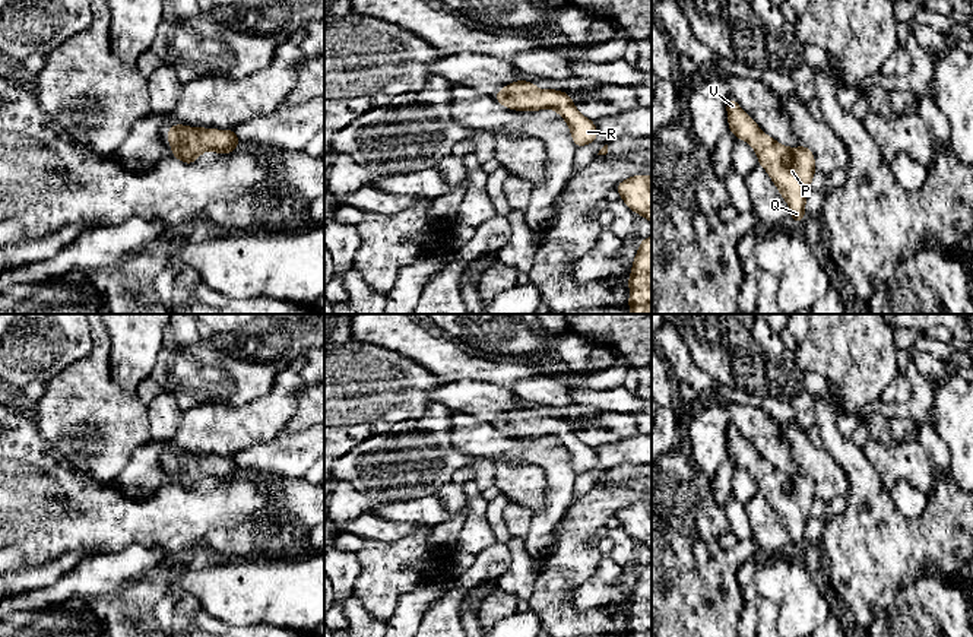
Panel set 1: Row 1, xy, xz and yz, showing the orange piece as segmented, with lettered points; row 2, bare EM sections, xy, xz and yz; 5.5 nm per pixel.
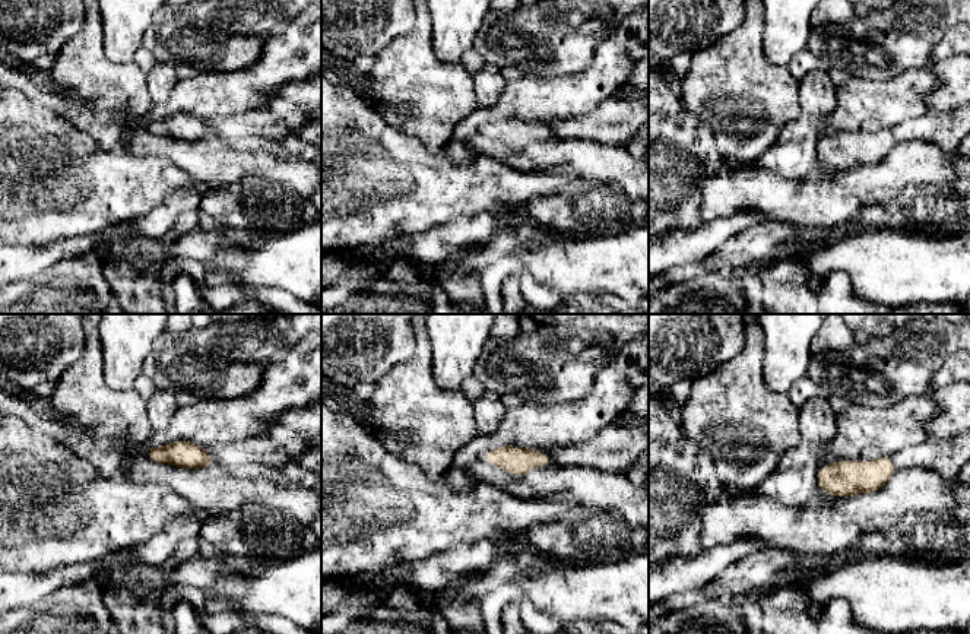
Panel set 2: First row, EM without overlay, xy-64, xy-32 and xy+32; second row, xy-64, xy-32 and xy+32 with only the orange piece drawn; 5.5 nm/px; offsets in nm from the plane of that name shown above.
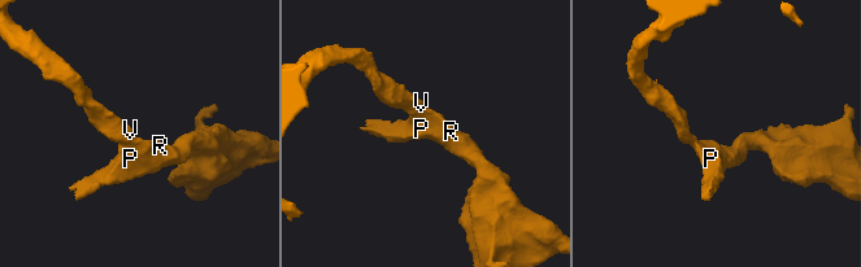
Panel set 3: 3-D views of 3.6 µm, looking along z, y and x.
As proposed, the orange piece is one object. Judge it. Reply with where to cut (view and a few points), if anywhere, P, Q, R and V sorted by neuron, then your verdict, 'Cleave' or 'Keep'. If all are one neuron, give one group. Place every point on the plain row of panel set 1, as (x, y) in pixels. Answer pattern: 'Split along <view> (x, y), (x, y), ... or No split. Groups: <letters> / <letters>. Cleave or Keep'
No split. Groups: P Q R V. Keep

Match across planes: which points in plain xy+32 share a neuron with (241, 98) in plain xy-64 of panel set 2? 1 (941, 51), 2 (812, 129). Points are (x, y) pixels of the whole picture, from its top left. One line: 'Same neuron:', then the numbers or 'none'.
Same neuron: 1, 2

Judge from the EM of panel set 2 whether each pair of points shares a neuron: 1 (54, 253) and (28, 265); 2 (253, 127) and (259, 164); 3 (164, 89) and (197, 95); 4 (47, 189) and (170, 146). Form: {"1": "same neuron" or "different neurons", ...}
{"1": "same neuron", "2": "different neurons", "3": "different neurons", "4": "different neurons"}

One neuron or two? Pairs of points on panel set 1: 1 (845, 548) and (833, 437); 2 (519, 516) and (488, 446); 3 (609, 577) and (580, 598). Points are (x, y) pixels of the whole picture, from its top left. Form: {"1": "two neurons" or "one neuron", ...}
{"1": "one neuron", "2": "two neurons", "3": "one neuron"}

